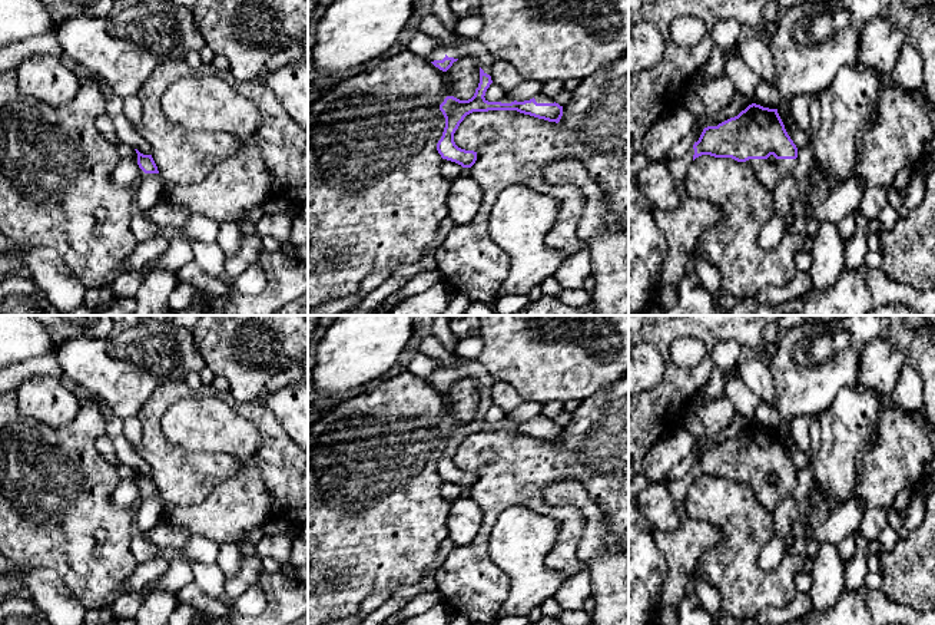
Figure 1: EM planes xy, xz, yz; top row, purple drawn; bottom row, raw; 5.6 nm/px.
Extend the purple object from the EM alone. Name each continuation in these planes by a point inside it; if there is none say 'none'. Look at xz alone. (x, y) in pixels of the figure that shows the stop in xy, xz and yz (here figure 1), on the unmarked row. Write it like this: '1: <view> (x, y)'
1: xz (464, 369)

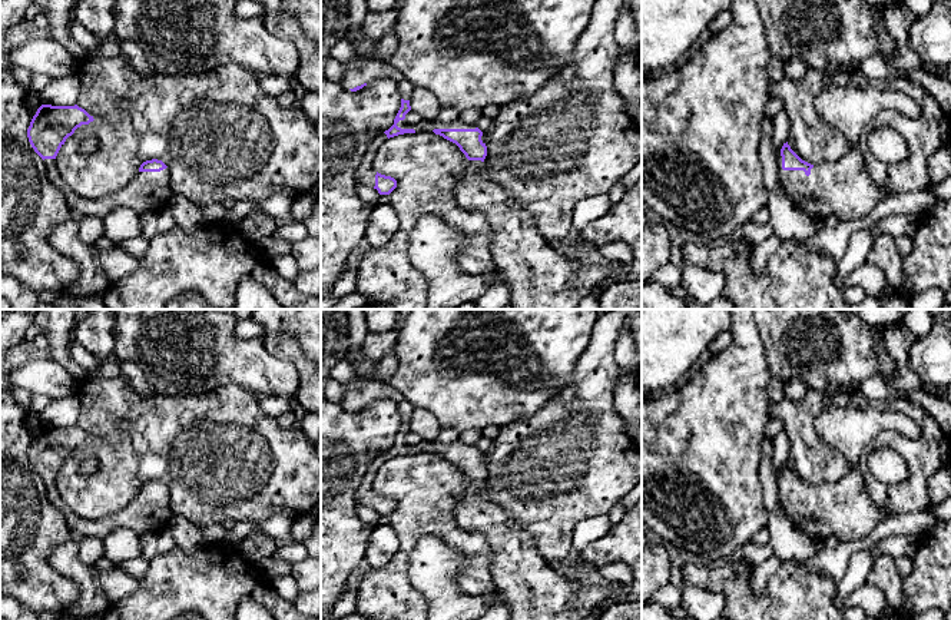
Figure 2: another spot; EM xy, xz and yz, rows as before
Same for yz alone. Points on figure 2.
1: yz (845, 510)

